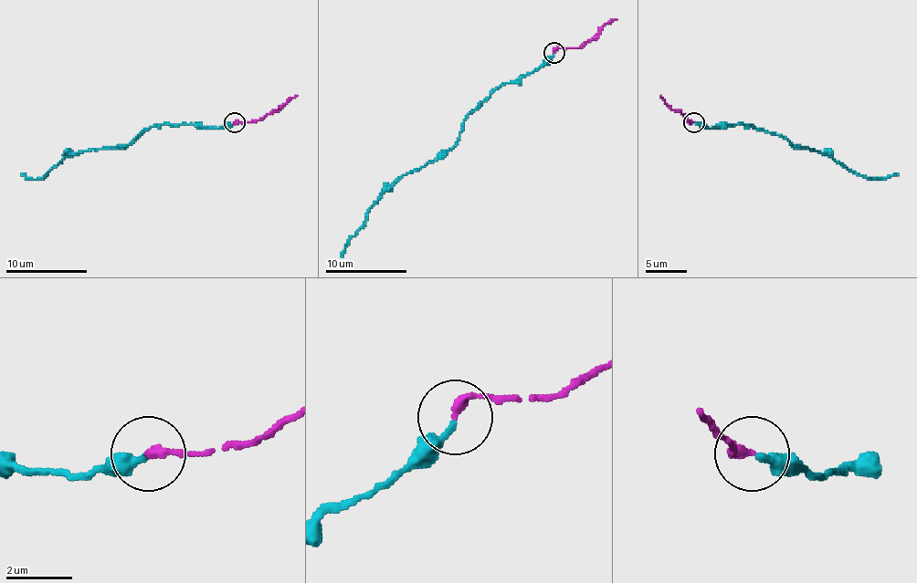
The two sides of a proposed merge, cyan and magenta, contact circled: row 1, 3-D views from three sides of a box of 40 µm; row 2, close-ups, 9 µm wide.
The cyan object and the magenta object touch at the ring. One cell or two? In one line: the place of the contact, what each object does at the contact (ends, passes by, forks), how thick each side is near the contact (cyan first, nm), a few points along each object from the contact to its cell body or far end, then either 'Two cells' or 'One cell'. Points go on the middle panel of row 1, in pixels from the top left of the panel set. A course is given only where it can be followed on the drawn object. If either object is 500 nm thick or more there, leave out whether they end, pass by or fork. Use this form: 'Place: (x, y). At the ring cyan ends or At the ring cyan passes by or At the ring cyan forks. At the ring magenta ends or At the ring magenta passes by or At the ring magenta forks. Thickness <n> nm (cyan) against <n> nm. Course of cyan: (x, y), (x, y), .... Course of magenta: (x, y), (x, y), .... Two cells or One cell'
Place: (553, 53). At the ring cyan ends. At the ring magenta ends. Thickness 240 nm (cyan) against 260 nm. Course of cyan: (553, 54), (502, 83), (463, 121), (451, 148), (398, 179), (341, 256). Course of magenta: (553, 52), (559, 48), (582, 48), (606, 24), (616, 19). One cell

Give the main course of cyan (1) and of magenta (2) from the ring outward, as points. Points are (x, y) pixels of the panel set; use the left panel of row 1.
1: (234, 122), (217, 128), (194, 124), (153, 124), (131, 142), (70, 152), (46, 175), (36, 179), (21, 173)
2: (234, 122), (262, 119), (297, 96)

